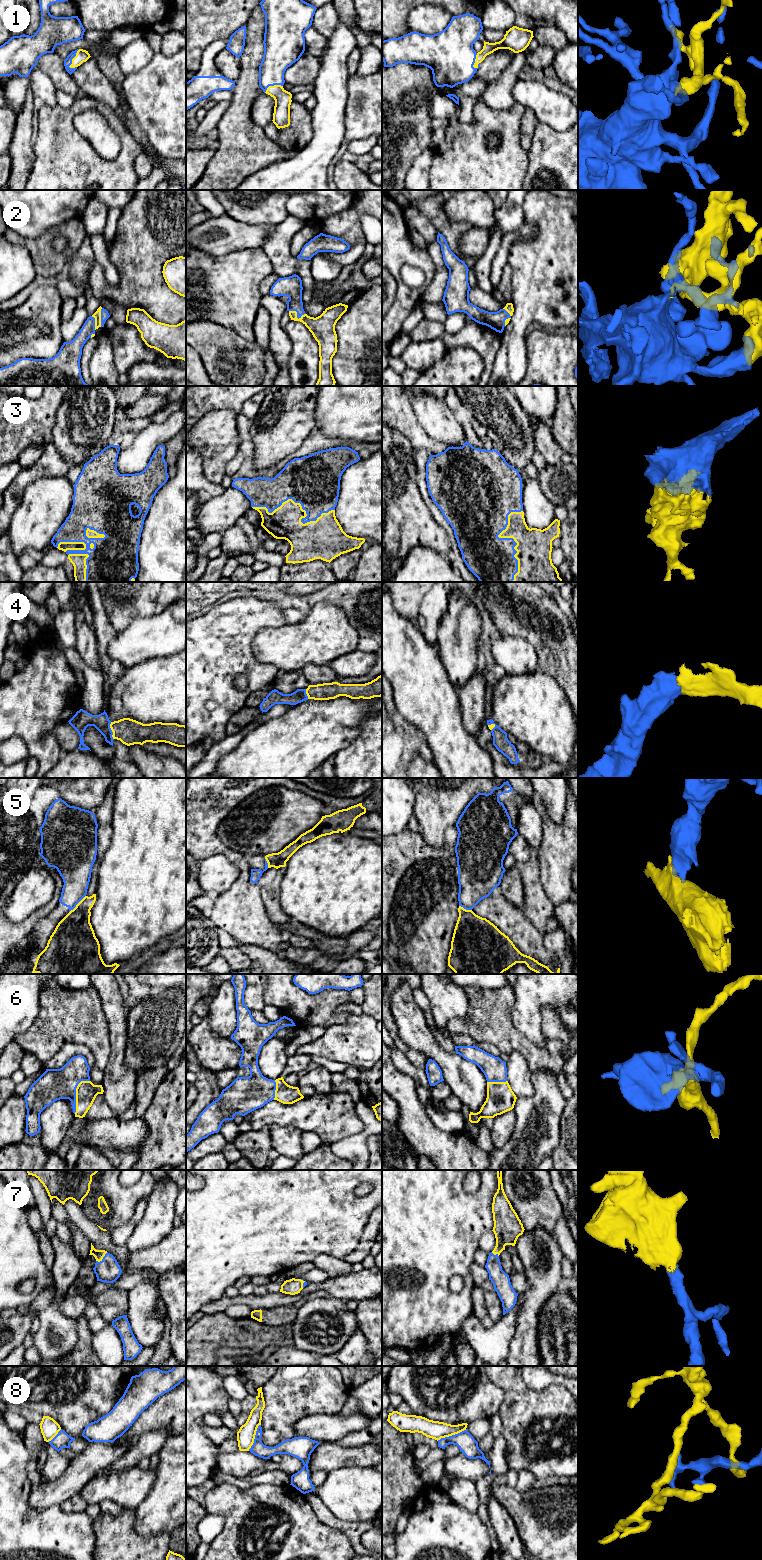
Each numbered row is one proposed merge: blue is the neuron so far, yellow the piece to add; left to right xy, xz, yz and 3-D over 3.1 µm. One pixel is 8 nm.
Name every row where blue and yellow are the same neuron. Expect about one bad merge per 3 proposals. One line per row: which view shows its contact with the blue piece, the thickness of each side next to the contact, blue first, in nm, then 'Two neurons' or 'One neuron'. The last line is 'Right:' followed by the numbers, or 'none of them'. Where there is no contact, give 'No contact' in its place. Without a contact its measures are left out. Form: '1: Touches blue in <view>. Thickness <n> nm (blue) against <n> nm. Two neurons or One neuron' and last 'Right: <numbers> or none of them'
1: Touches blue in xy. Thickness 60 nm (blue) against 100 nm. One neuron
2: Touches blue in xz. Thickness 170 nm (blue) against 190 nm. One neuron
3: Touches blue in xz. Thickness 420 nm (blue) against 260 nm. One neuron
4: Touches blue in xy. Thickness 140 nm (blue) against 200 nm. One neuron
5: Touches blue in xy. Thickness 240 nm (blue) against 300 nm. Two neurons
6: Touches blue in xy. Thickness 260 nm (blue) against 170 nm. One neuron
7: Touches blue in xy. Thickness 200 nm (blue) against 80 nm. One neuron
8: Touches blue in yz. Thickness 150 nm (blue) against 150 nm. Two neurons
Right: 1, 2, 3, 4, 6, 7

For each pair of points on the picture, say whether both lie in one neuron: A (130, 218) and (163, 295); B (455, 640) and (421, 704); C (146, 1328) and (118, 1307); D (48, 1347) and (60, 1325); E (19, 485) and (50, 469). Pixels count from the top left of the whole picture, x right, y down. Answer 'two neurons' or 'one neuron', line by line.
A: one neuron
B: two neurons
C: two neurons
D: one neuron
E: one neuron

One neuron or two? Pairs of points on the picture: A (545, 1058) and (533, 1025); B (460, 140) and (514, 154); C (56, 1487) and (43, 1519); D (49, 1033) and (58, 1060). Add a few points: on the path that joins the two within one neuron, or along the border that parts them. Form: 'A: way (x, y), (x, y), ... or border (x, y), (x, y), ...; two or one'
A: border (522, 1033), (538, 1046), (543, 1046), (546, 1043); two
B: way (473, 153), (475, 155), (501, 155); one
C: border (28, 1495), (30, 1511), (45, 1510), (59, 1505); two
D: border (78, 1044), (65, 1043), (43, 1064); two

